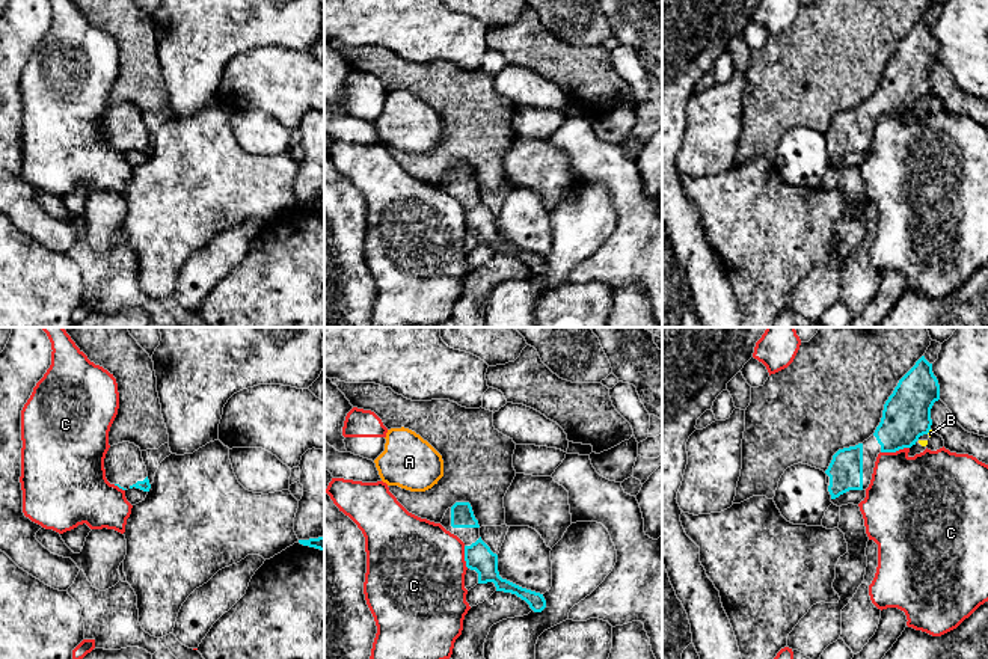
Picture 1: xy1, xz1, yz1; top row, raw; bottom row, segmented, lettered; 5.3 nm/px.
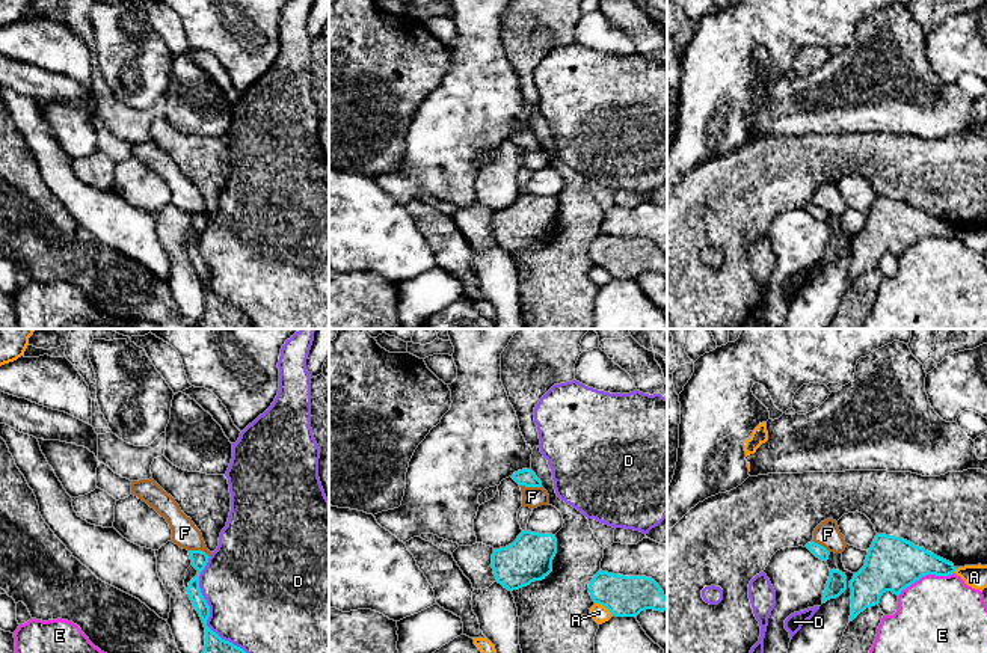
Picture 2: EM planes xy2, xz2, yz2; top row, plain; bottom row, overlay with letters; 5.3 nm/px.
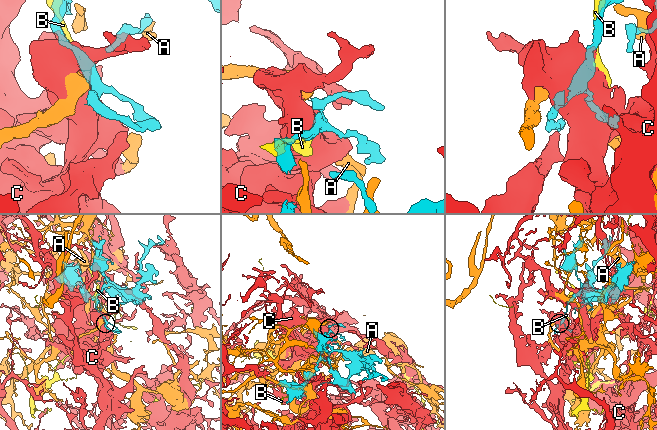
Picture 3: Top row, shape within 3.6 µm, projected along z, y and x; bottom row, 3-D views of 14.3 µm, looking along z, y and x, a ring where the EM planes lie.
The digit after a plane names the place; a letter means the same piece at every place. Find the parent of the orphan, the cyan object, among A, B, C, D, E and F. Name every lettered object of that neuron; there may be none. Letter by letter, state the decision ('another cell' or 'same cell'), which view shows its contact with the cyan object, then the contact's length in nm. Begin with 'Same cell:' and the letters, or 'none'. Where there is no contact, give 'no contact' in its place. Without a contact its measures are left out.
Same cell: none
A: another cell | xz2 | 120 nm
B: another cell | yz1 | 40 nm
C: another cell | yz1 | 160 nm
D: another cell | xy2 | 650 nm
E: another cell | yz2 | 320 nm
F: another cell | xz2 | 120 nm

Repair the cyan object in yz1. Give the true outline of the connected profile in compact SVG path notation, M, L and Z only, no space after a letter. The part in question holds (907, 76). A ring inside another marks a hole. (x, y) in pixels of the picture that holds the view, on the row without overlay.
M922 18L899 42L884 66L875 95L855 109L839 112L825 133L831 161L849 152L866 152L879 115L896 115L916 107L932 87L931 71L940 62L932 26Z

